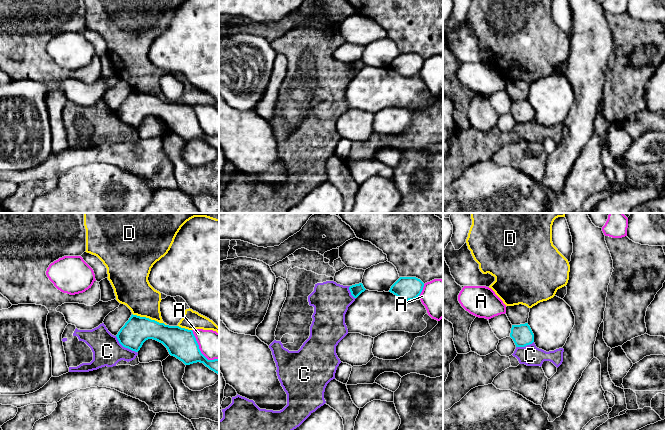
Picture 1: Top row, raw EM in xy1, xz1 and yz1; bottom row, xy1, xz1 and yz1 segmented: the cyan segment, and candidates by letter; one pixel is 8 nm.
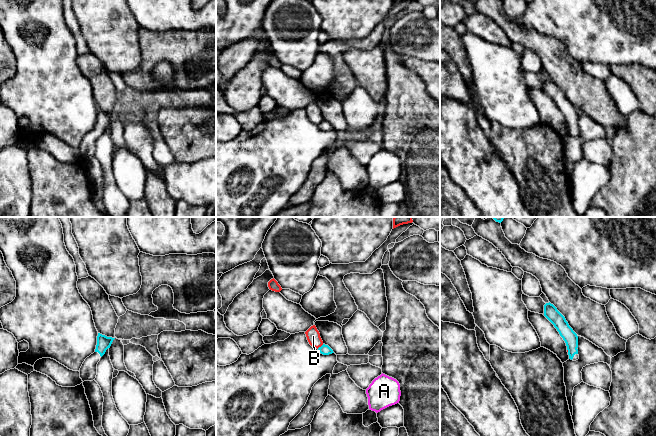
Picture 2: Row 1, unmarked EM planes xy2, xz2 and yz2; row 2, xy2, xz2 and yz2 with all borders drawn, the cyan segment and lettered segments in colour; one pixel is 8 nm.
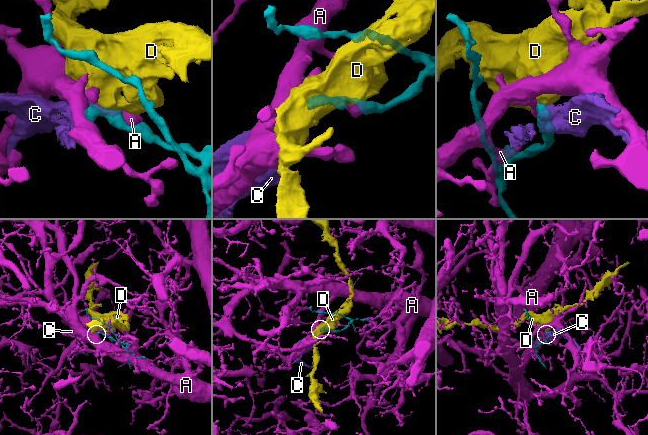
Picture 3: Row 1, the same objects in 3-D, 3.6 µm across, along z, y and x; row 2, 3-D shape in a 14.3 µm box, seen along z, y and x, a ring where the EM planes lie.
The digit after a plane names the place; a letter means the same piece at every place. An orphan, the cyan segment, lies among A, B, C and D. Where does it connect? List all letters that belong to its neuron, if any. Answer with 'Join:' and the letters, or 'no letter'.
Join: no letter

